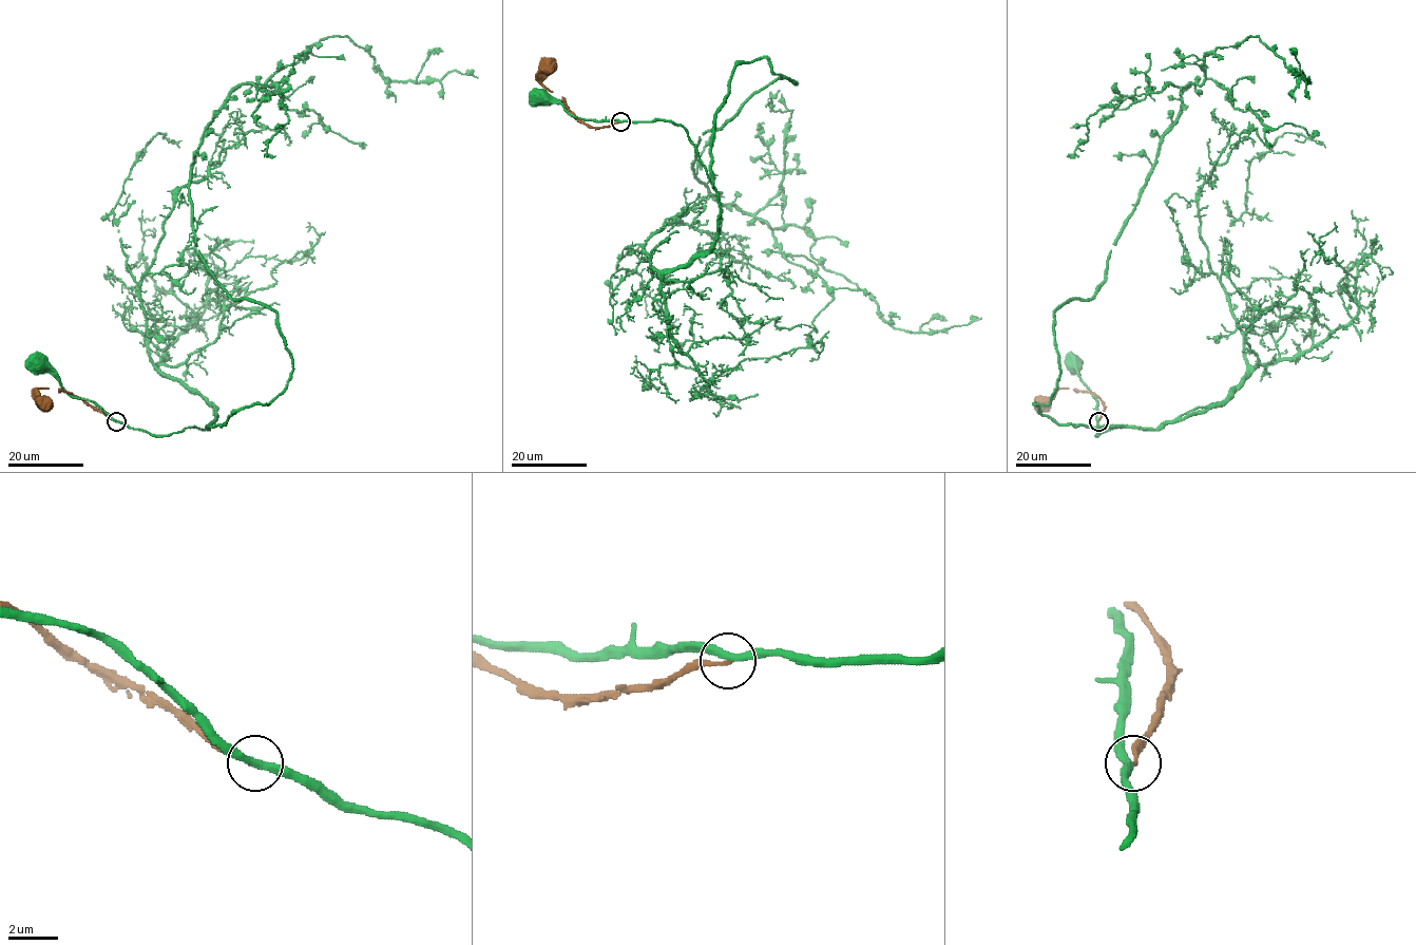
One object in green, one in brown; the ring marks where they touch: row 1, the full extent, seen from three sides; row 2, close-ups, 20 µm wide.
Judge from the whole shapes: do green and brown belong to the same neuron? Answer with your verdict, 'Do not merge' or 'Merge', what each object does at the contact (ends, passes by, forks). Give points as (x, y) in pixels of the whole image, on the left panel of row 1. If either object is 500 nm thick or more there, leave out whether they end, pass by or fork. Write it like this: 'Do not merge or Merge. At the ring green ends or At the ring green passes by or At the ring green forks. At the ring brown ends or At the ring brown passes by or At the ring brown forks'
Do not merge. At the ring green passes by. At the ring brown ends

